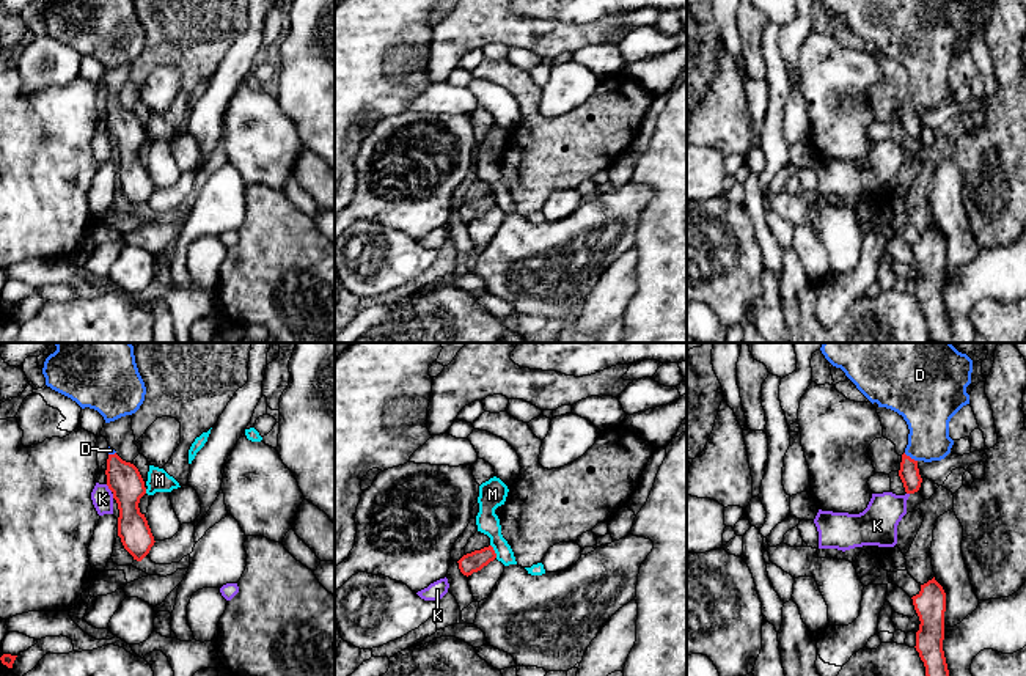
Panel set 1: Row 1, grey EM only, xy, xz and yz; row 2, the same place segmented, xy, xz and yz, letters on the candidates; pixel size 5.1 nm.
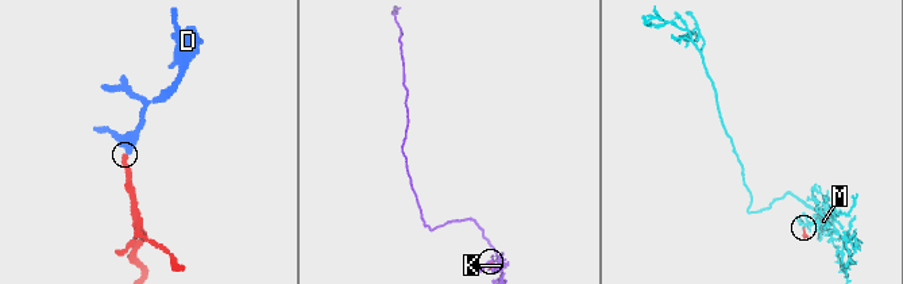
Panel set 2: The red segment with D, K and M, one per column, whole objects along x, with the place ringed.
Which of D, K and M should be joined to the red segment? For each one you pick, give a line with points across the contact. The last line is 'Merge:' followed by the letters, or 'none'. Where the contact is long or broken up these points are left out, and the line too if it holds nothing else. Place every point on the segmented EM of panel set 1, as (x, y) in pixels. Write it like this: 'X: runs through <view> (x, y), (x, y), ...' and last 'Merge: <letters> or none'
D: runs through yz (908, 472), (908, 456), (927, 437), (927, 412)
Merge: D

